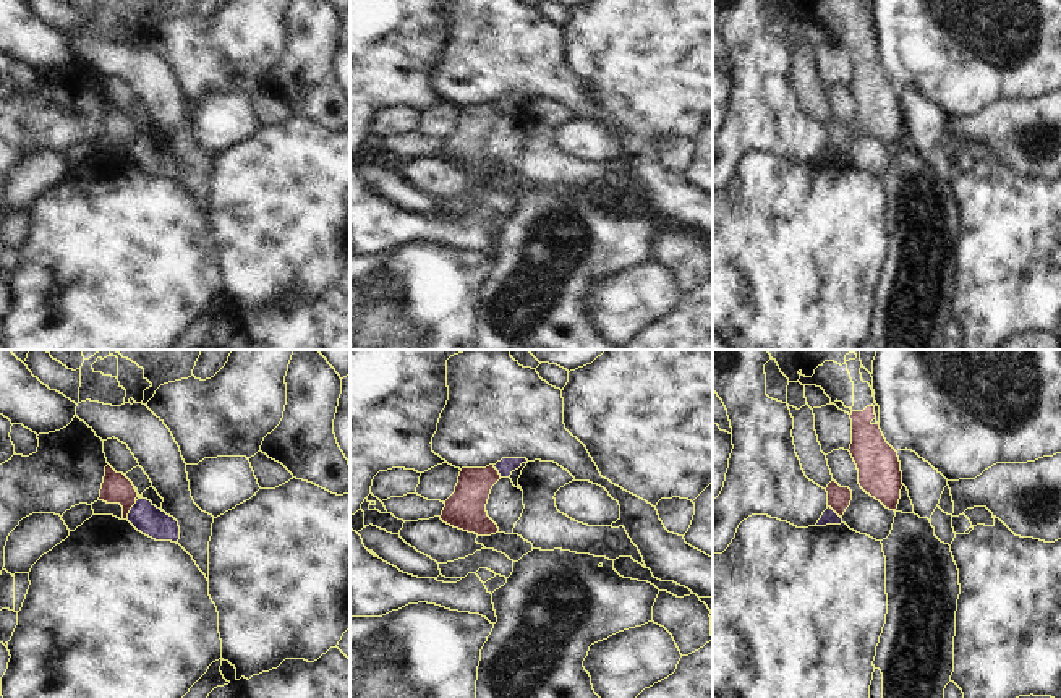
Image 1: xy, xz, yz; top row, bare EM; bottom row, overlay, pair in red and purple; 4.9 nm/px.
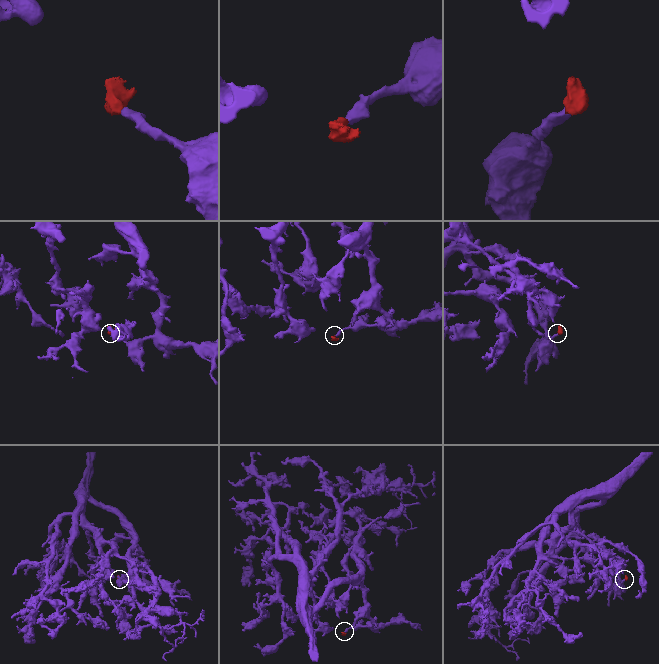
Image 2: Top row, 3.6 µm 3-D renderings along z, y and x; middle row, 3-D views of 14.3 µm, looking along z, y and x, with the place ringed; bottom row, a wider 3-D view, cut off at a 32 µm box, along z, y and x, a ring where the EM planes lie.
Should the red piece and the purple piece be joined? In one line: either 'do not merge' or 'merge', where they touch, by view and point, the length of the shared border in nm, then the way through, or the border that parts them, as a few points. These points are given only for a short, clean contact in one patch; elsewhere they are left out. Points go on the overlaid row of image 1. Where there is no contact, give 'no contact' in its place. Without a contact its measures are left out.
do not merge | xy (130, 509) | 110 nm | along xy (136, 501), (127, 519)

